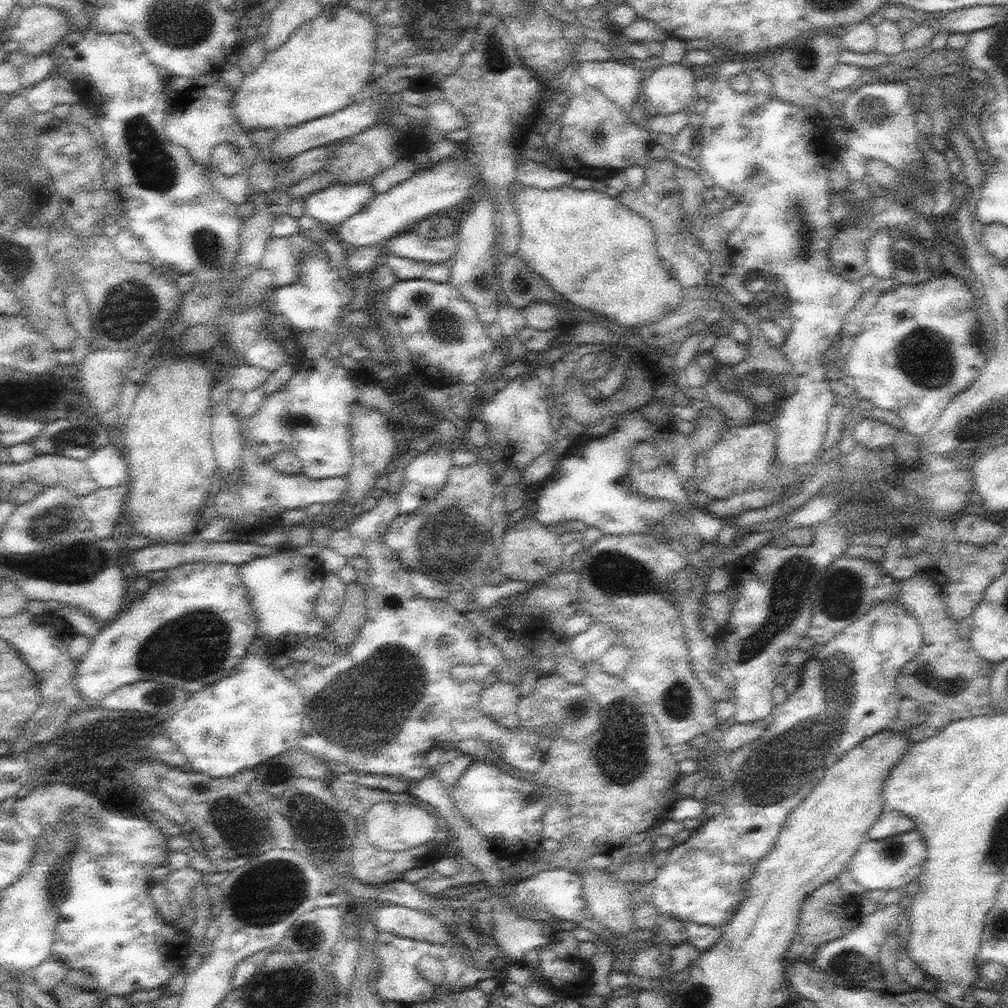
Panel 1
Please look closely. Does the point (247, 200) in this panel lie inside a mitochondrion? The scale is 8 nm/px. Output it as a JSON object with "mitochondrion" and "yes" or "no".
{"mitochondrion":"no"}

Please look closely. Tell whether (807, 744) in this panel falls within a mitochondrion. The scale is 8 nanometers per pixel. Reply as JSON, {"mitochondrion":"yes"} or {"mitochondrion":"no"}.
{"mitochondrion":"yes"}

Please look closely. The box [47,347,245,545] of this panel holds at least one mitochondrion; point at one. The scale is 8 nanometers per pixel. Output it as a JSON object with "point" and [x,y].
{"point":[74,435]}

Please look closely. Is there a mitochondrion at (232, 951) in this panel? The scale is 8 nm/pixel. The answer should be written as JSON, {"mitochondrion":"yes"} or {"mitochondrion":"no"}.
{"mitochondrion":"no"}

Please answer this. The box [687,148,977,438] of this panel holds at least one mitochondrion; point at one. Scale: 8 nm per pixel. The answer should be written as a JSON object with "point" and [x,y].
{"point":[926,359]}

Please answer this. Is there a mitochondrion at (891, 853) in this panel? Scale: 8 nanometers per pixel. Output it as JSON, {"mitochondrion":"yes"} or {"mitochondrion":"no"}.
{"mitochondrion":"yes"}

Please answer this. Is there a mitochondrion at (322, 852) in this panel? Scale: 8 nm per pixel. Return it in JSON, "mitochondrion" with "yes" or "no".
{"mitochondrion":"yes"}

